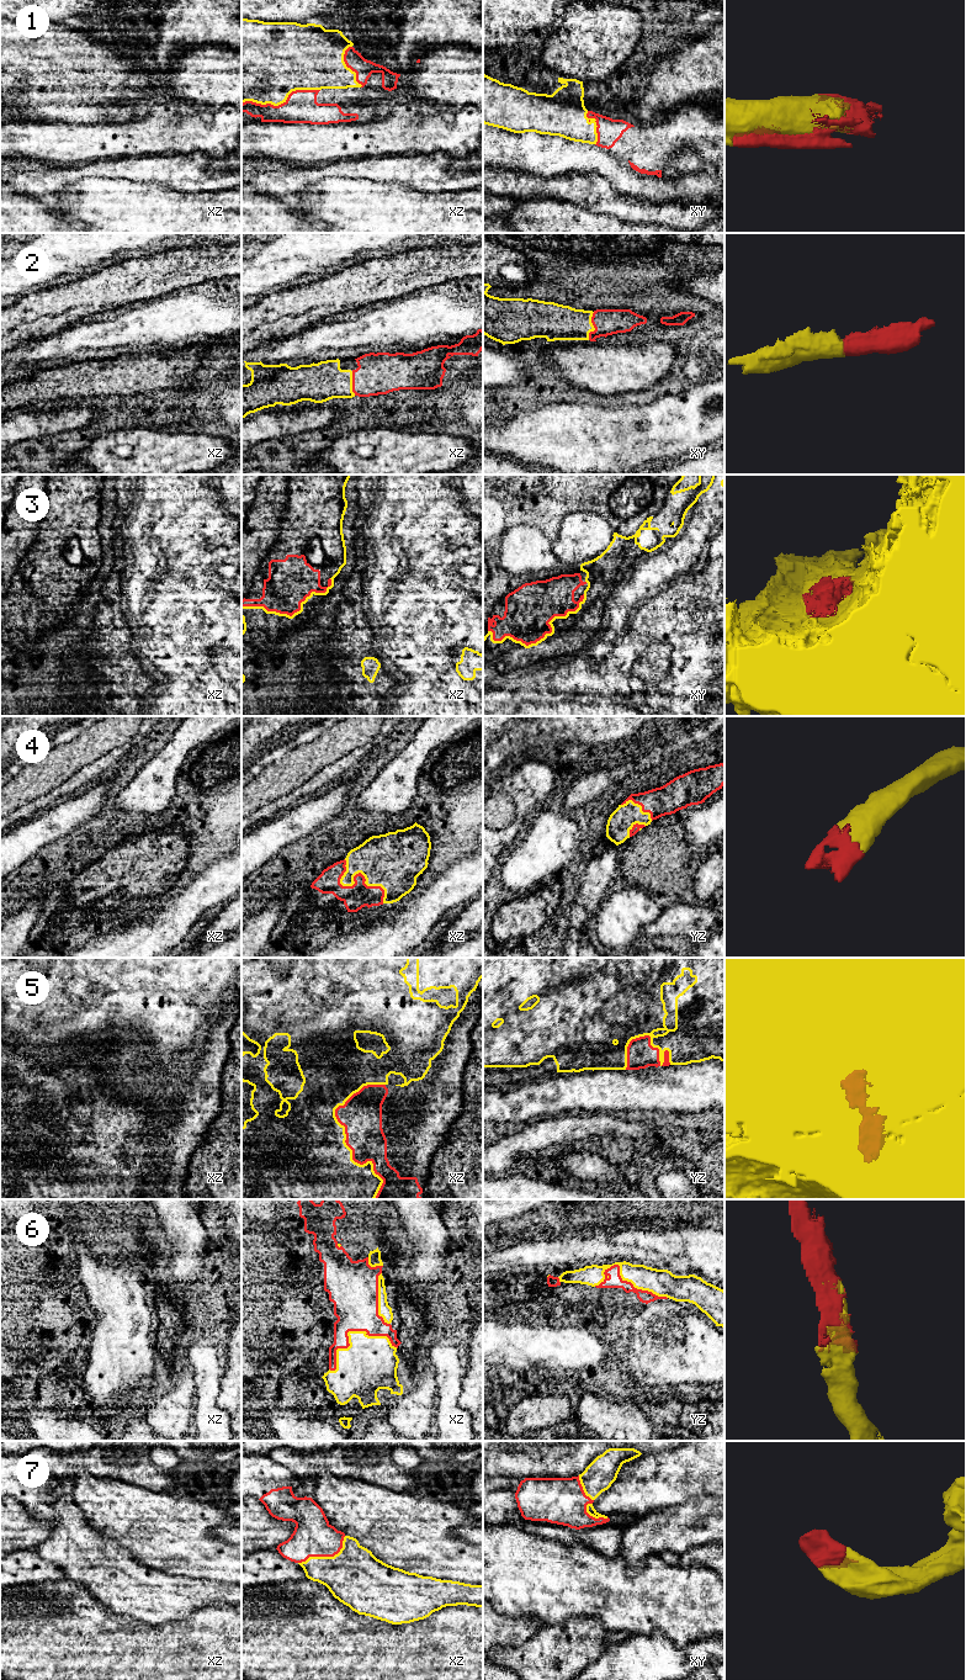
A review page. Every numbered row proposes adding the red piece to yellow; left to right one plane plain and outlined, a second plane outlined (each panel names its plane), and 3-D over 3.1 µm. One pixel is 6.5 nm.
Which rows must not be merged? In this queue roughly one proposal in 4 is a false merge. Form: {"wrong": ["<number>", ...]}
{"wrong": ["3", "5"]}

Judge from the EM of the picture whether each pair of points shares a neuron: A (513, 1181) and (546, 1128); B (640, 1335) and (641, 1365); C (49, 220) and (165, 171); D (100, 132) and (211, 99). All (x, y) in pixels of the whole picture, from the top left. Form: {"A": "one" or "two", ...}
{"A": "two", "B": "one", "C": "two", "D": "two"}

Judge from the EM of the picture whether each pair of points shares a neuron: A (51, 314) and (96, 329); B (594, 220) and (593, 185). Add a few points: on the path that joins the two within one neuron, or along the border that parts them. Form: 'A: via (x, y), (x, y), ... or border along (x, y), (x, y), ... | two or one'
A: border along (78, 322), (49, 335) | two
B: border along (564, 200), (603, 205), (616, 200), (622, 202) | two

